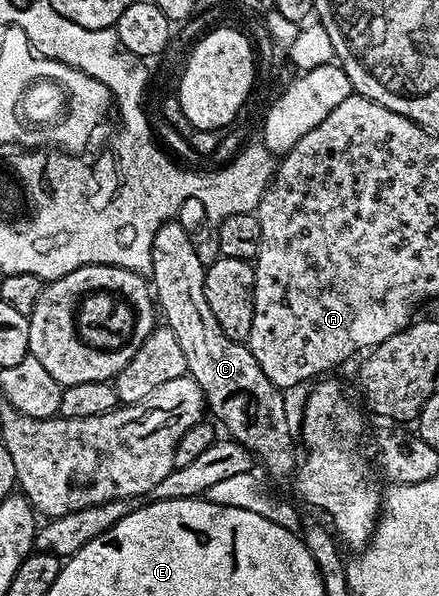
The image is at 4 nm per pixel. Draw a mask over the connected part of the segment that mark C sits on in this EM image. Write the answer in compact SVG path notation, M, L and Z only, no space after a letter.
M175 219L165 221L154 233L150 276L156 304L162 316L165 315L166 326L177 336L177 343L185 354L188 376L201 387L210 414L212 411L223 421L232 440L241 442L258 460L260 457L273 476L291 477L297 467L297 457L295 461L286 394L265 375L244 342L229 339L221 331L221 323L214 318L205 298L206 266L191 237Z

